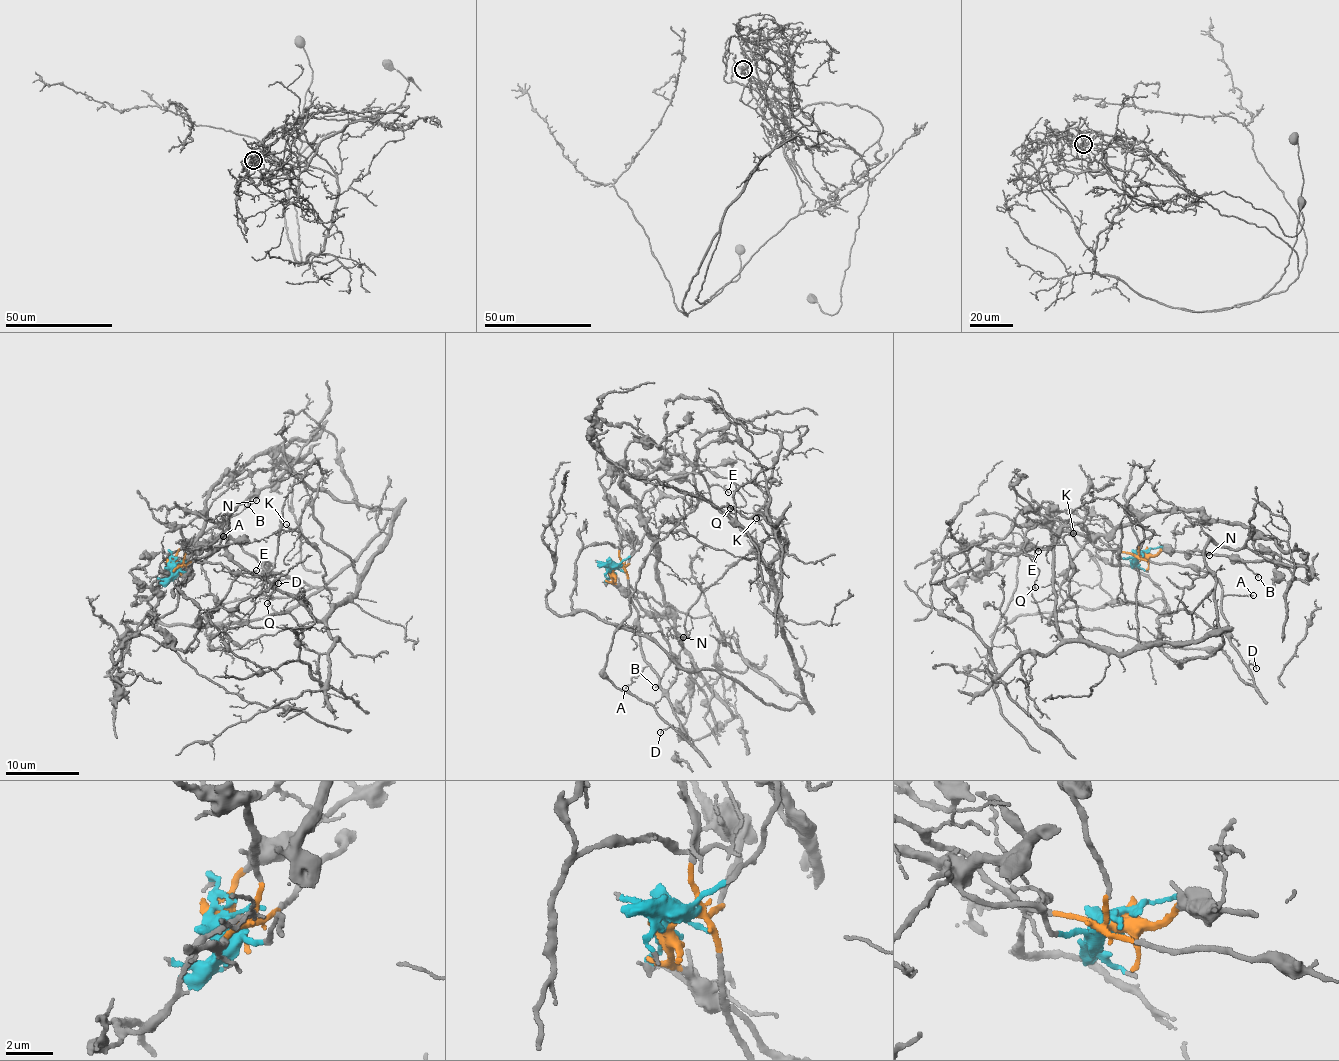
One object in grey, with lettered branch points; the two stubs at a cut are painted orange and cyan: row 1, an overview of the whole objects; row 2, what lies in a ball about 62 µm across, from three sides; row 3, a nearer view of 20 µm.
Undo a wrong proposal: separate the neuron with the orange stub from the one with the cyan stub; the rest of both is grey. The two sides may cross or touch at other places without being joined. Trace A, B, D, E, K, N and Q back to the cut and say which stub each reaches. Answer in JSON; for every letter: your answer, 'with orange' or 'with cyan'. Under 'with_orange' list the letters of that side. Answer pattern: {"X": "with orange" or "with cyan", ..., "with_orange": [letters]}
{"A": "with orange", "B": "with orange", "D": "with orange", "E": "with cyan", "K": "with cyan", "N": "with orange", "Q": "with orange", "with_orange": ["A", "B", "D", "N", "Q"]}

